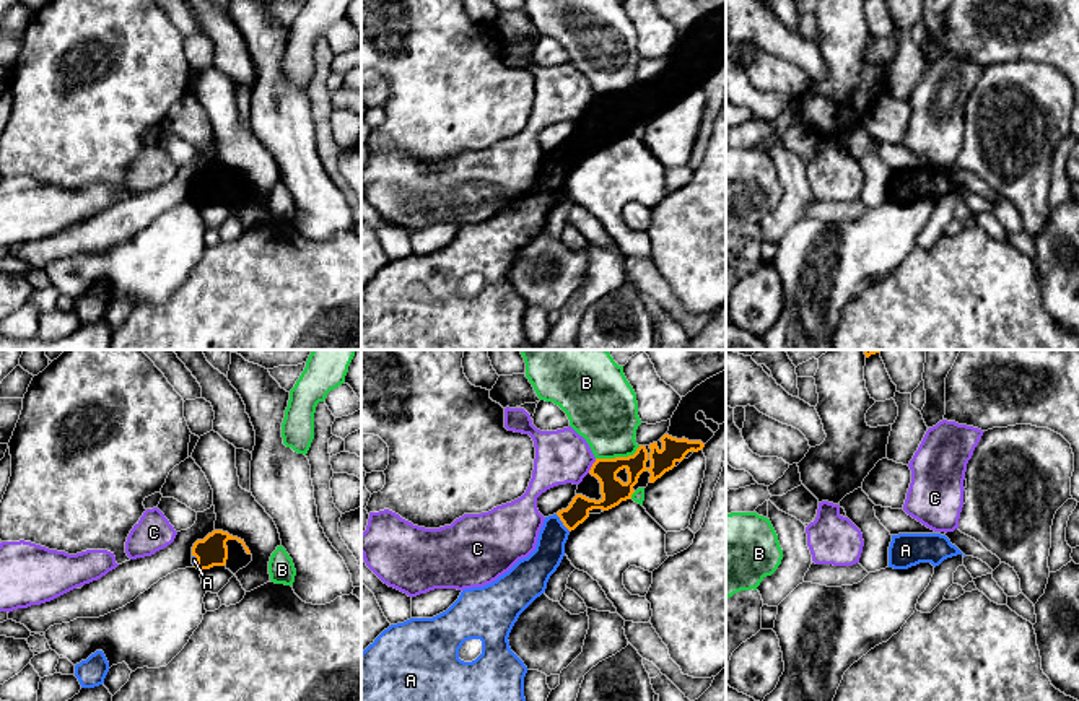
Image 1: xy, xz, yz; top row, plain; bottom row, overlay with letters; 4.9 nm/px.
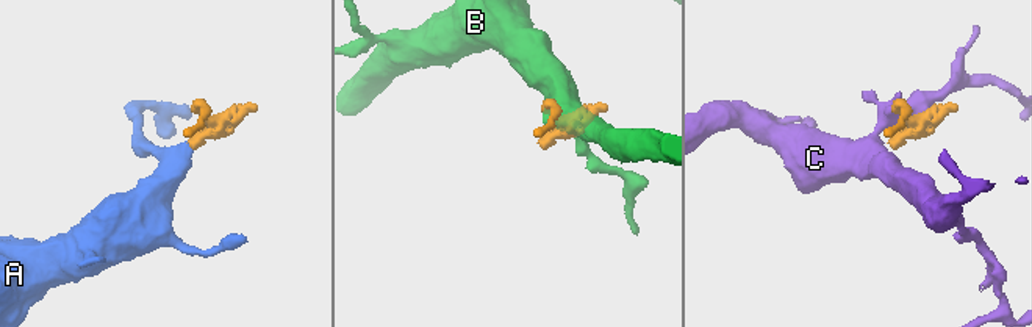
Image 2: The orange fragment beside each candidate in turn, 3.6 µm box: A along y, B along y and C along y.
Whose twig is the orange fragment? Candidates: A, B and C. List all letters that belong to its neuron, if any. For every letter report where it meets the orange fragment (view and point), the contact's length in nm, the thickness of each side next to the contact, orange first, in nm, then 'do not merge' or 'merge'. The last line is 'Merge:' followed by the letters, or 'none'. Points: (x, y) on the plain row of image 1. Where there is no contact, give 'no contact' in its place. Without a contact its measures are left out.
A: meets orange in xz at (562, 156); contact 120 nm long; 110 nm thick on the orange side, 150 nm on the other; merge
B: meets orange in xz at (617, 93); contact 240 nm long; 120 nm thick on the orange side, 340 nm on the other; do not merge
C: meets orange in xz at (593, 101); contact 80 nm long; 120 nm thick on the orange side, 260 nm on the other; do not merge
Merge: A

